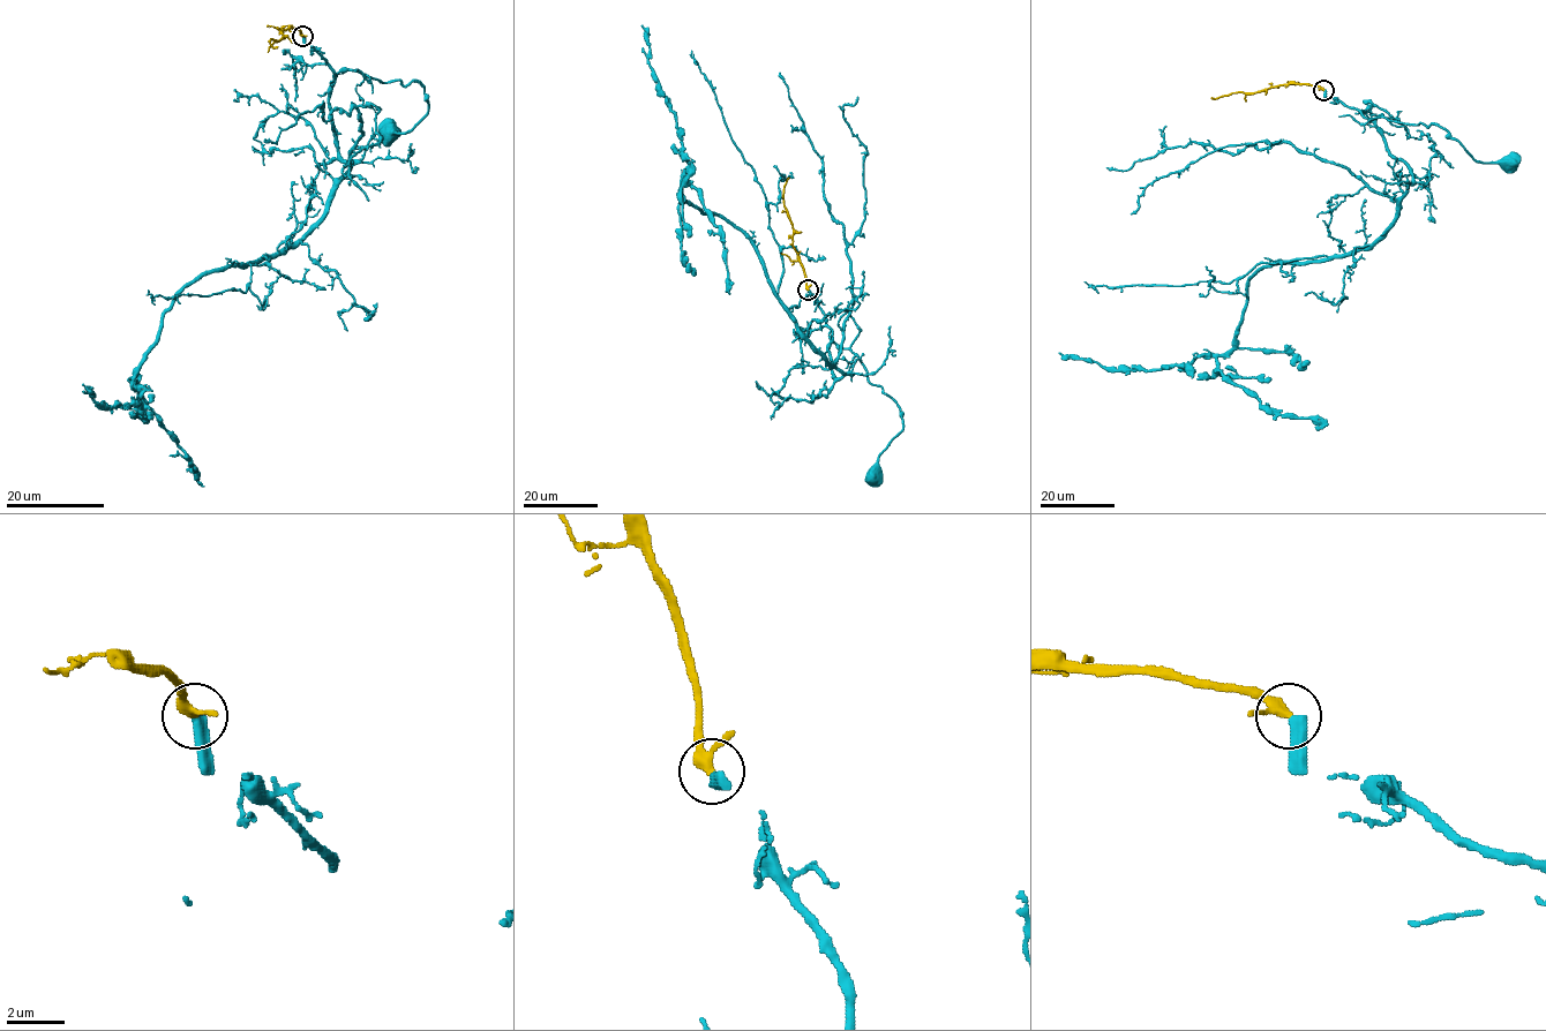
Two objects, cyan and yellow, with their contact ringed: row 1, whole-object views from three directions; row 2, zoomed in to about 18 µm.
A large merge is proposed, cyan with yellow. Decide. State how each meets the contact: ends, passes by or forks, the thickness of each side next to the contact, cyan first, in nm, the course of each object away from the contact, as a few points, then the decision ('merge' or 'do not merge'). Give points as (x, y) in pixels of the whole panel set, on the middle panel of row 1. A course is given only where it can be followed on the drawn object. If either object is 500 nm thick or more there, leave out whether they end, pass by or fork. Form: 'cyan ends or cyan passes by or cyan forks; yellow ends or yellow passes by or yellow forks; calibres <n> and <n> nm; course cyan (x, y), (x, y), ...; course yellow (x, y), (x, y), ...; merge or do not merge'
cyan ends; yellow passes by; calibres 440 and 300 nm; course cyan (808, 291), (833, 340), (856, 355), (868, 379), (882, 386), (900, 409), (902, 429), (879, 456), (876, 475); course yellow (808, 290), (783, 204), (783, 187), (789, 178); merge

